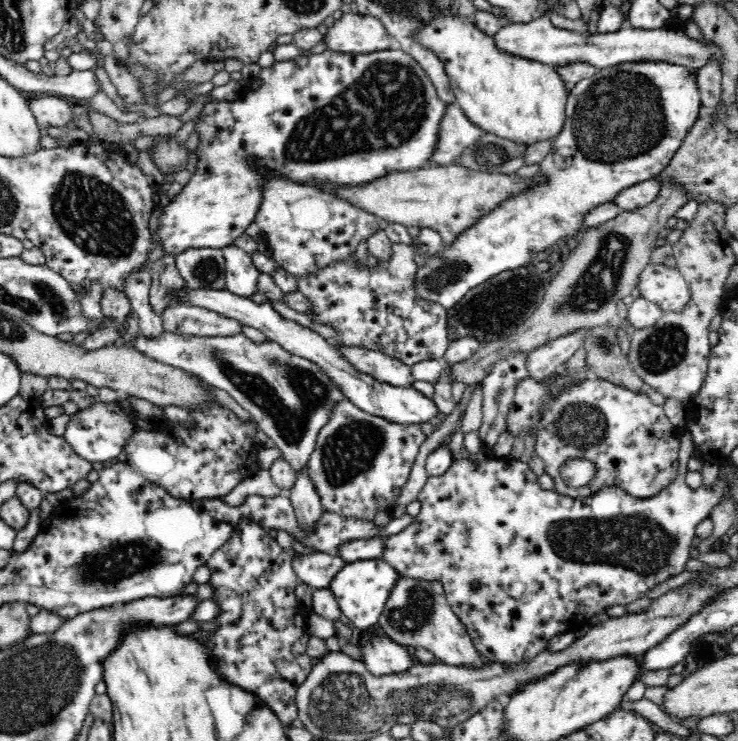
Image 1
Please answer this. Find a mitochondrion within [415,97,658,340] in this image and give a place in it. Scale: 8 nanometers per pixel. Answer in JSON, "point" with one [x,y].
{"point":[599,282]}

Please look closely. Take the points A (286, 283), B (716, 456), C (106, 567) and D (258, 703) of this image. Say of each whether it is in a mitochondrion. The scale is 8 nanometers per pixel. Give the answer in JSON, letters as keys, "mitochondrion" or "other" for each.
{"A":"other","B":"other","C":"mitochondrion","D":"other"}

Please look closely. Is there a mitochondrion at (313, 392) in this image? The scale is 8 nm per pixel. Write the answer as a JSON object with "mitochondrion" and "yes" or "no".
{"mitochondrion":"yes"}

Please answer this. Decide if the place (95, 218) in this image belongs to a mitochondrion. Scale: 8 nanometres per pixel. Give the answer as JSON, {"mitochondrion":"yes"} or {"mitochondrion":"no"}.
{"mitochondrion":"yes"}

